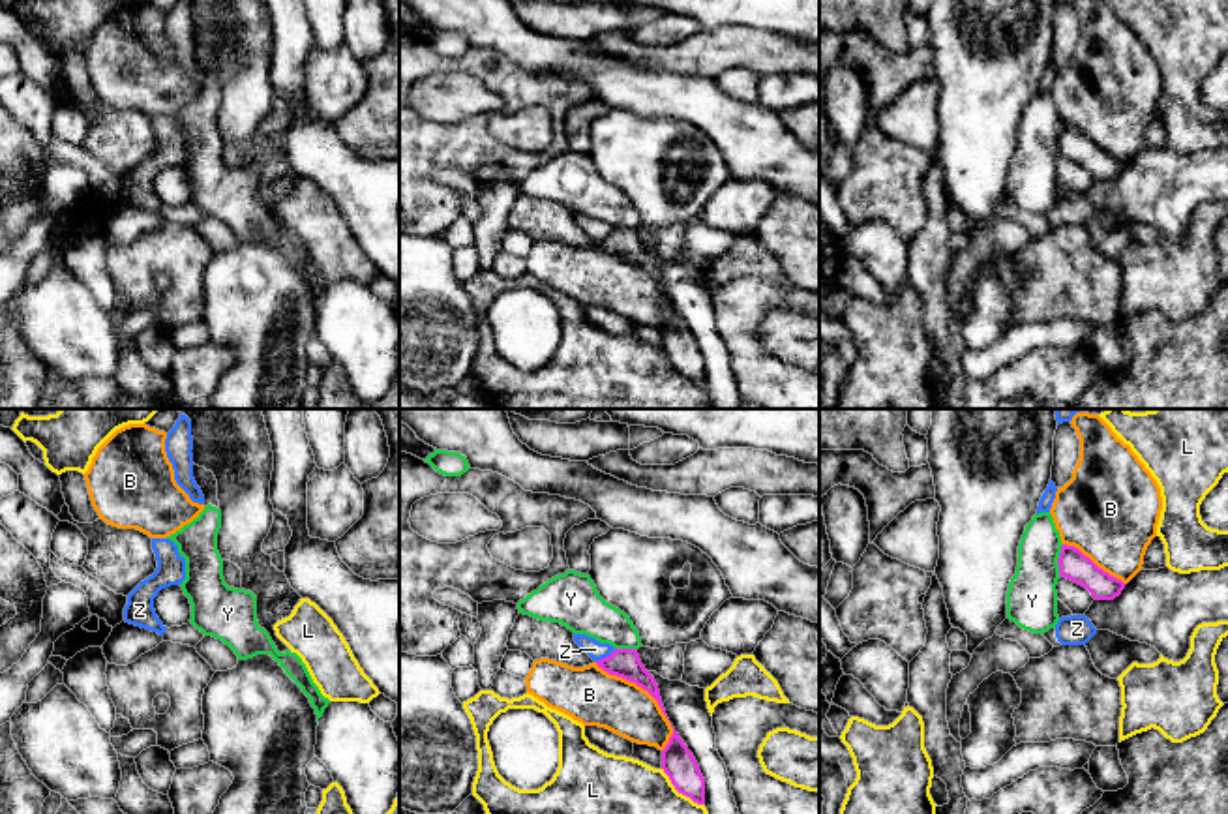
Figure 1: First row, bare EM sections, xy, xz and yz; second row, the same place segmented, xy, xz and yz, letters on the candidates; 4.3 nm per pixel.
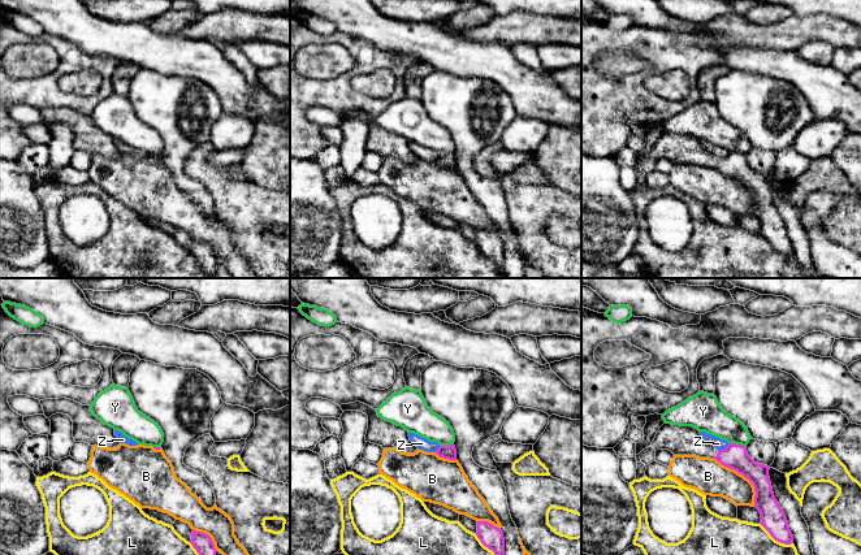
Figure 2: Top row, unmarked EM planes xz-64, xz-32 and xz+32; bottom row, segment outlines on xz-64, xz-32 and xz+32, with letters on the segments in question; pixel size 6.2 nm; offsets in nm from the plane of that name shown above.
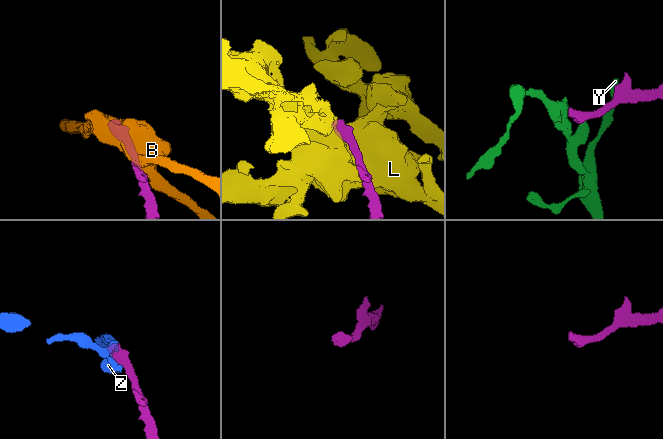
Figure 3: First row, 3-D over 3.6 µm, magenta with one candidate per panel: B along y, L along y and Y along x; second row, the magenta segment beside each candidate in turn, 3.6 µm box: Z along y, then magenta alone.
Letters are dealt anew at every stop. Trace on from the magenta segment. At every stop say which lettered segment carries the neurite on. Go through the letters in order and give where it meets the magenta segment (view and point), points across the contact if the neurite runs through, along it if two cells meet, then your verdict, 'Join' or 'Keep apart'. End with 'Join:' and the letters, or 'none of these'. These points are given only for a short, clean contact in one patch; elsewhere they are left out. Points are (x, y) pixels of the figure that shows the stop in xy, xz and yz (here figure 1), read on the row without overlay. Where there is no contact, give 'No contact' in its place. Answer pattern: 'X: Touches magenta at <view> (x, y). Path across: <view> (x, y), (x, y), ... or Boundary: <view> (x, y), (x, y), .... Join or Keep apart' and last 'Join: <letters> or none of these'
B: Touches magenta at xz (651, 274). Keep apart
L: Touches magenta at xz (679, 372). Keep apart
Y: Touches magenta at yz (1058, 139). Keep apart
Z: Touches magenta at xz (606, 237). Boundary: xz (615, 229), (597, 242). Keep apart
Join: none of these

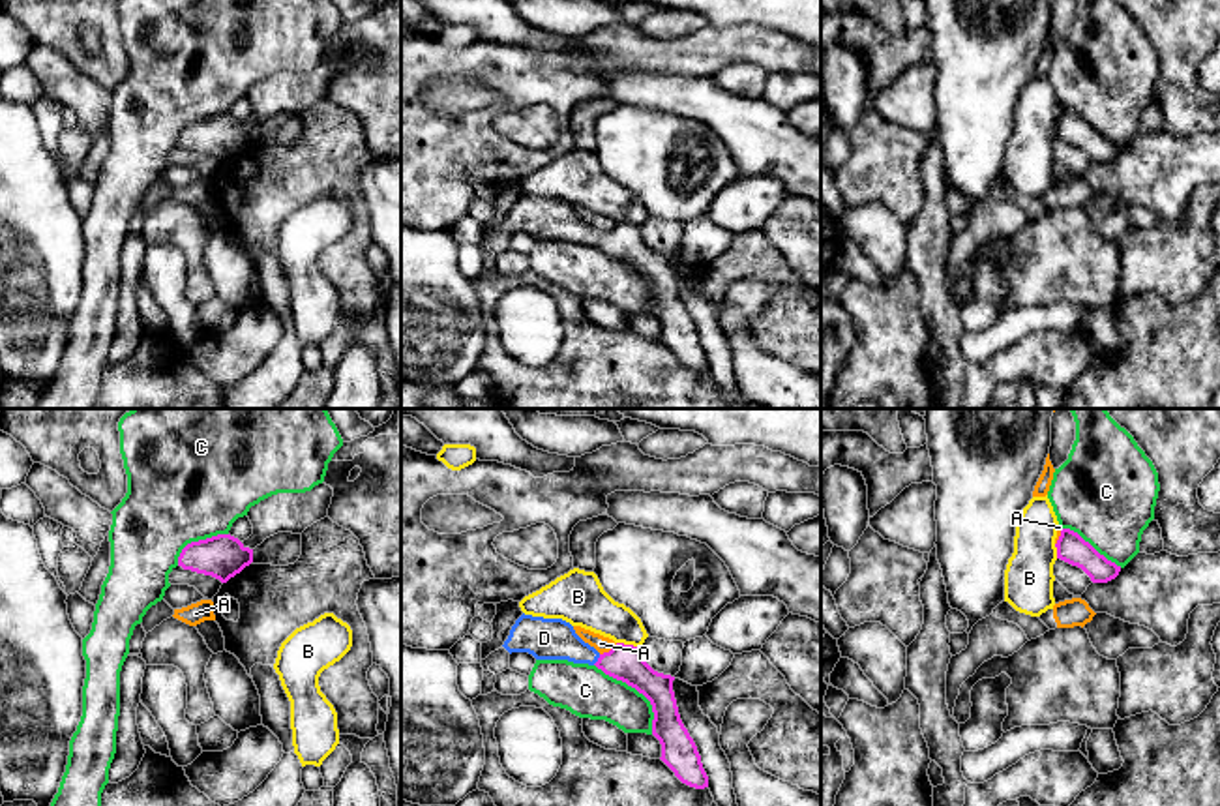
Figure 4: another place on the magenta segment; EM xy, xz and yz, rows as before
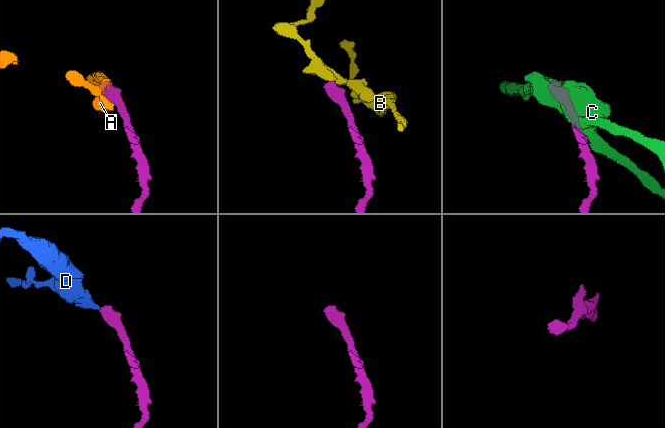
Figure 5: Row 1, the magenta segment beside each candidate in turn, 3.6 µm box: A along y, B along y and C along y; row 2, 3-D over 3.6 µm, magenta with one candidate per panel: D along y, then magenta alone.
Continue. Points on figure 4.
A: Touches magenta at xz (610, 231). Boundary: xz (617, 223), (600, 235). Keep apart
B: Touches magenta at xz (628, 225). Keep apart
C: Touches magenta at xz (638, 270). Keep apart
D: Touches magenta at xz (598, 240). Path across: xz (623, 242), (598, 240), (546, 218). Join
Join: D

